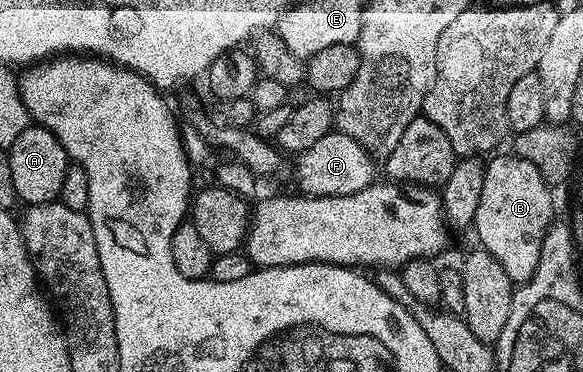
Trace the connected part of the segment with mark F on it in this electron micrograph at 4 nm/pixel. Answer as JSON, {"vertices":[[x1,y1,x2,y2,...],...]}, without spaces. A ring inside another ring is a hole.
{"vertices":[[334,131,323,135,319,143,307,147,307,151,296,154,297,185,302,194,311,197,342,197,355,195,355,191,363,191,374,184,374,158,351,135]]}

